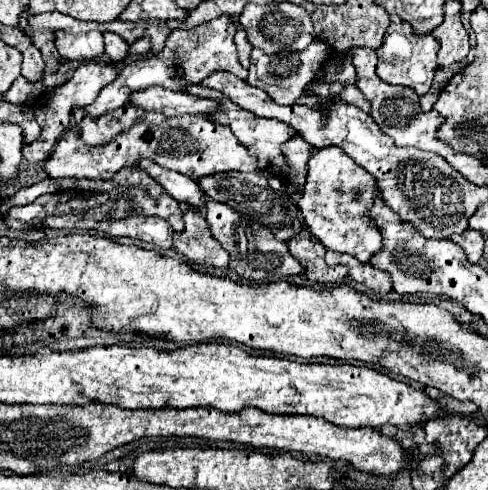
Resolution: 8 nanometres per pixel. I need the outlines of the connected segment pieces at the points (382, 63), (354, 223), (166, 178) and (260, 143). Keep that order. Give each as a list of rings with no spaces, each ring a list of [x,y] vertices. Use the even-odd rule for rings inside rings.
[[[392,22],[384,34],[384,44],[376,50],[378,54],[378,66],[376,66],[376,74],[388,82],[388,84],[400,84],[400,86],[408,86],[412,90],[416,90],[420,96],[426,94],[432,86],[434,74],[438,70],[438,62],[436,62],[436,52],[438,52],[440,42],[428,34],[428,36],[416,36],[410,30],[408,22]]]
[[[328,146],[312,154],[308,162],[308,182],[296,206],[300,208],[308,230],[328,250],[350,254],[356,256],[360,262],[368,262],[372,254],[376,254],[382,248],[380,232],[376,230],[376,224],[368,216],[376,196],[380,196],[376,180],[342,150],[338,150],[336,146]]]
[[[138,162],[138,166],[142,170],[146,170],[174,200],[178,202],[184,202],[184,204],[190,204],[192,208],[204,208],[206,204],[206,196],[204,192],[198,188],[196,180],[180,174],[180,172],[174,172],[174,170],[168,170],[168,168],[162,168],[162,166],[156,166],[154,162]]]
[[[190,86],[188,88],[190,94],[194,96],[200,96],[200,98],[212,98],[212,100],[218,100],[220,102],[220,110],[218,112],[212,112],[208,114],[216,124],[224,124],[224,126],[230,126],[234,136],[250,150],[252,156],[258,158],[258,168],[262,172],[272,172],[272,174],[280,174],[280,170],[284,170],[284,154],[282,154],[282,144],[288,142],[288,138],[294,138],[298,132],[292,130],[290,126],[284,126],[284,122],[278,122],[278,120],[268,120],[268,118],[258,118],[254,116],[252,112],[248,110],[242,110],[240,106],[236,106],[232,100],[228,100],[224,94],[216,92],[216,90],[210,90],[210,88],[204,88],[204,86]]]

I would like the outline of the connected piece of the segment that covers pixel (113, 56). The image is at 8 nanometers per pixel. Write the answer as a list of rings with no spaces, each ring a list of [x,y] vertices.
[[[104,32],[104,42],[106,42],[106,56],[112,62],[122,62],[126,58],[128,44],[124,42],[122,36],[118,36],[114,32]]]

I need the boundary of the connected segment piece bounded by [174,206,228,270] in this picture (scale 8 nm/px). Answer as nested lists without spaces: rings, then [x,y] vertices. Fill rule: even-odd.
[[[184,208],[184,232],[174,234],[174,250],[204,268],[226,268],[228,252],[212,238],[208,222],[200,210]]]

